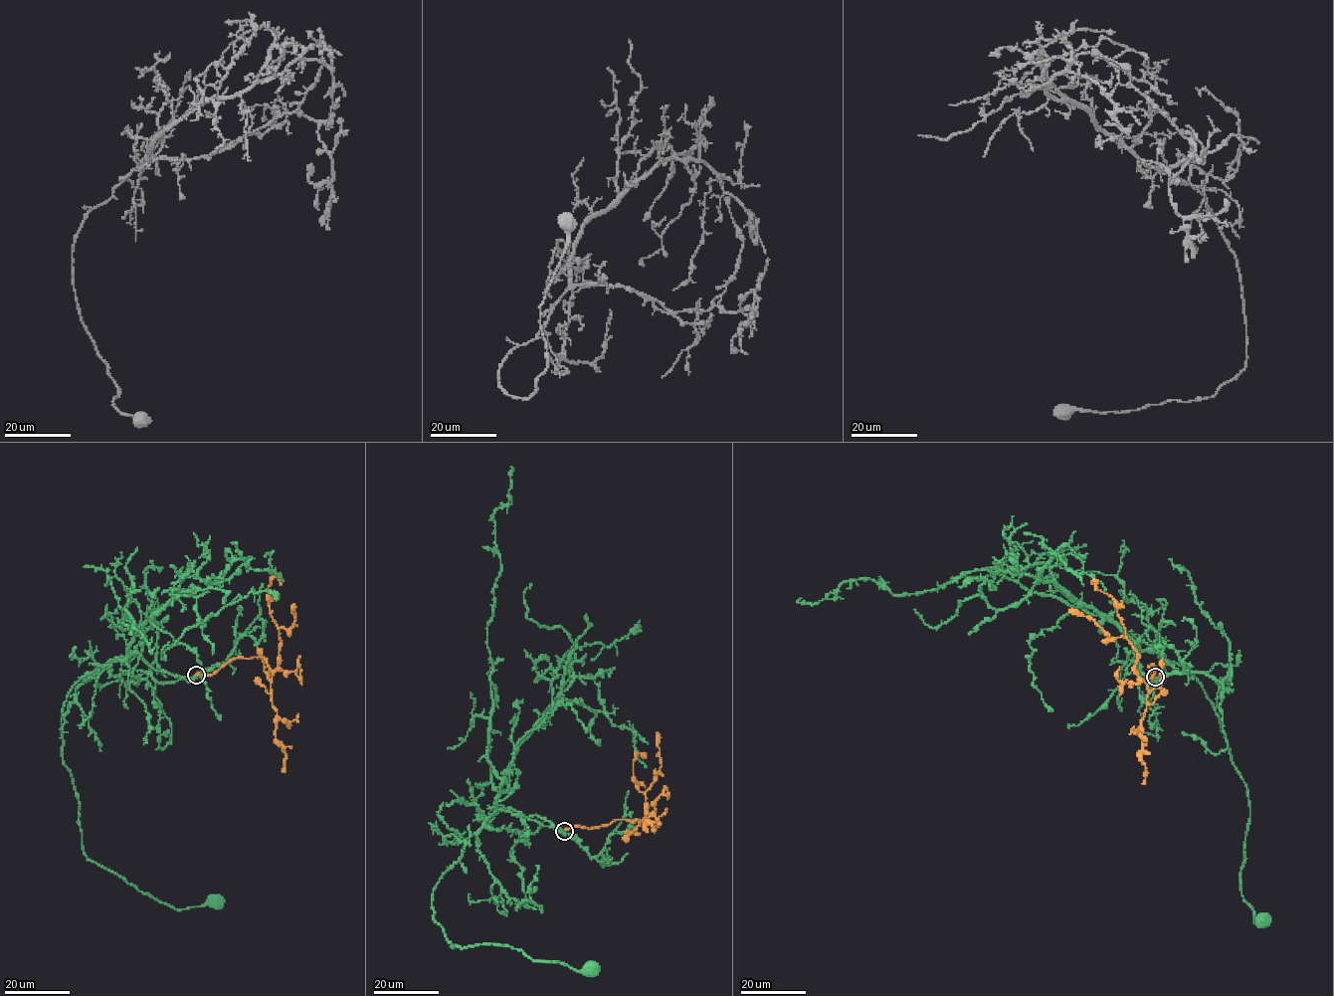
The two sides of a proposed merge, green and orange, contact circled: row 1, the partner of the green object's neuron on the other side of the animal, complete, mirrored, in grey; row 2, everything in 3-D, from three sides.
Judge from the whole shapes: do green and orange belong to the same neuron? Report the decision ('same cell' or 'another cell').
same cell

